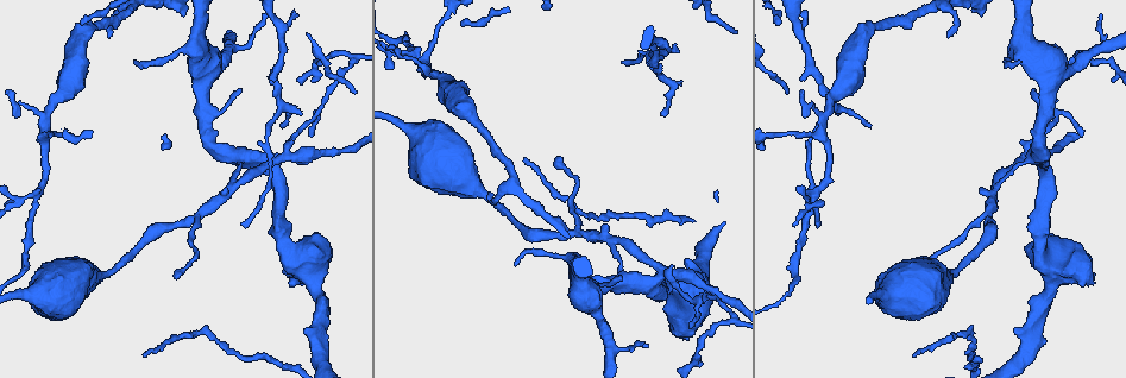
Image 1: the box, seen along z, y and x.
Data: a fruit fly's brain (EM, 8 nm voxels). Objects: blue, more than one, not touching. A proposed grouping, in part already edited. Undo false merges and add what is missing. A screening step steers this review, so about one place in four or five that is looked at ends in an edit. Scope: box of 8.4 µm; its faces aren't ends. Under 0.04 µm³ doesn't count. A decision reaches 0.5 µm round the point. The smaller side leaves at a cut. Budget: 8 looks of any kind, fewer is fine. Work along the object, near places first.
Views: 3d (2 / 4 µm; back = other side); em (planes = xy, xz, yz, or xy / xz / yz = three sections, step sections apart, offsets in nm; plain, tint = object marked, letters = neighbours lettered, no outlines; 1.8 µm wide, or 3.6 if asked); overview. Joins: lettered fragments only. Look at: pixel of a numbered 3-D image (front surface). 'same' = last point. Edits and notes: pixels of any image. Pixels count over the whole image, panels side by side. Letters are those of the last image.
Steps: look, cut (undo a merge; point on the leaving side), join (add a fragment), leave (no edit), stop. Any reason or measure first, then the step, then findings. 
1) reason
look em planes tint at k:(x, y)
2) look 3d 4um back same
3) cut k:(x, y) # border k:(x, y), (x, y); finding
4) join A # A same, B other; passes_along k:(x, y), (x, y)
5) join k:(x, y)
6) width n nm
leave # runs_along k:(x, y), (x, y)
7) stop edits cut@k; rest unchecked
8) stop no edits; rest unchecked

sharp bend
look em planes tint at 1:(1074, 58)

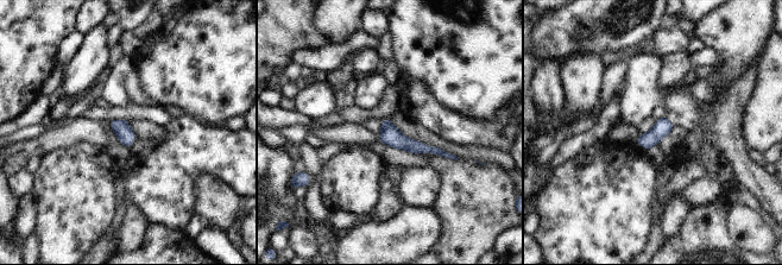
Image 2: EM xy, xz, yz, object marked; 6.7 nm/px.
look em planes letters same

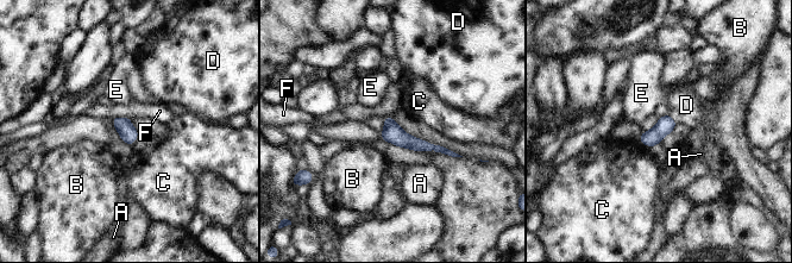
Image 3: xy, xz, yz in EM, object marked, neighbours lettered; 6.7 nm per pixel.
leave # A other, B other, C other, D other, E other, F other; border 3:(130, 117), (111, 118); one neuron here

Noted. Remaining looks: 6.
four or more arms meet
look 3d 2um at 1:(283, 158)

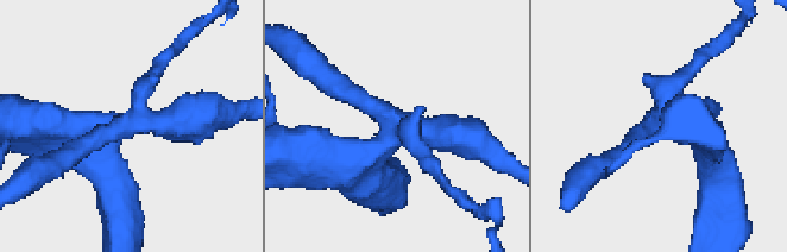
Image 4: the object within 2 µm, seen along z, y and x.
look em 3.6um planes letters at 4:(655, 126)

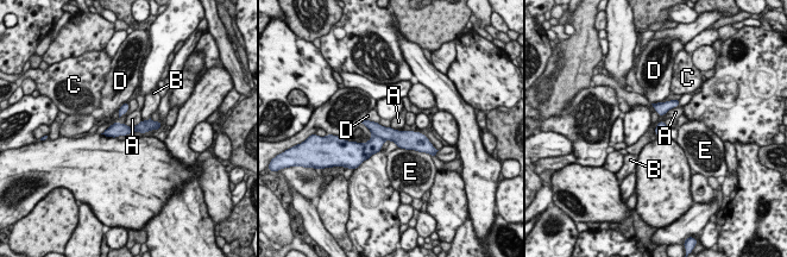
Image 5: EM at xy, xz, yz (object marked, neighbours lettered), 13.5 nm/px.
longest_contact E 400 nm
cut 5:(388, 133) # A other, B other, C other, D other, E other; two neurons meet here

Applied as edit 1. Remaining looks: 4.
look overview

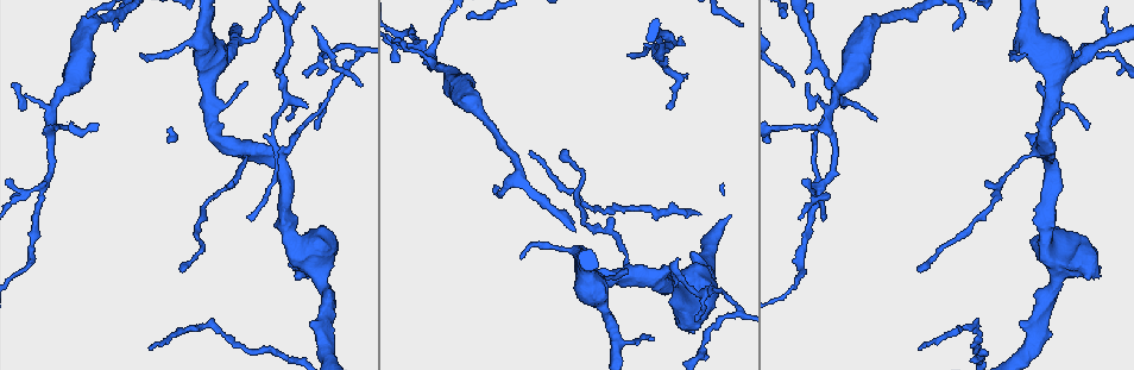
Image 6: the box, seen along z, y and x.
tapers out
look 3d 4um at 6:(114, 31)

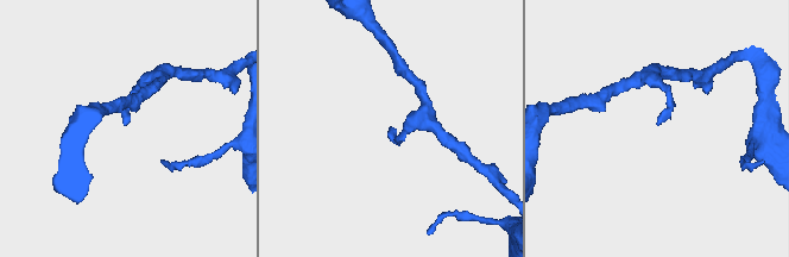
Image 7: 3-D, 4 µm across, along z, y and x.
shape alone is not enough
look em 3.6um planes letters at 7:(659, 123)

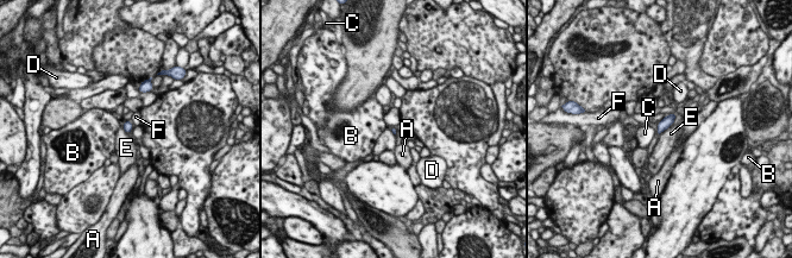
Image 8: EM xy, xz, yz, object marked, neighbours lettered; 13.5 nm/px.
leave # A other, B other, C other, D other, E other, F other; border 8:(676, 113), (674, 120), (659, 133); none of them fits

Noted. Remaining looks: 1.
tapers out
look em planes letters at 6:(920, 272)

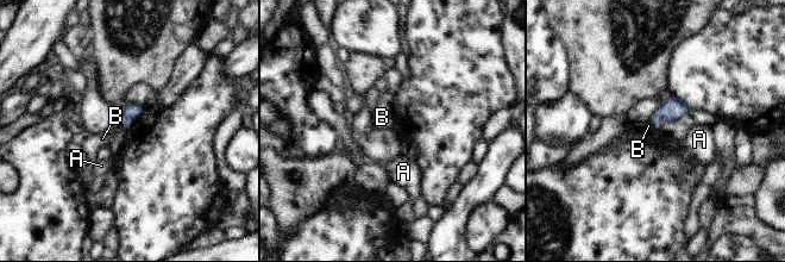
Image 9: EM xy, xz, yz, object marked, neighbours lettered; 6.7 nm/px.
leave # A other, B other; no lettered fragment goes on from it

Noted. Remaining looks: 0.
stop edits cut@5; rest unchecked

